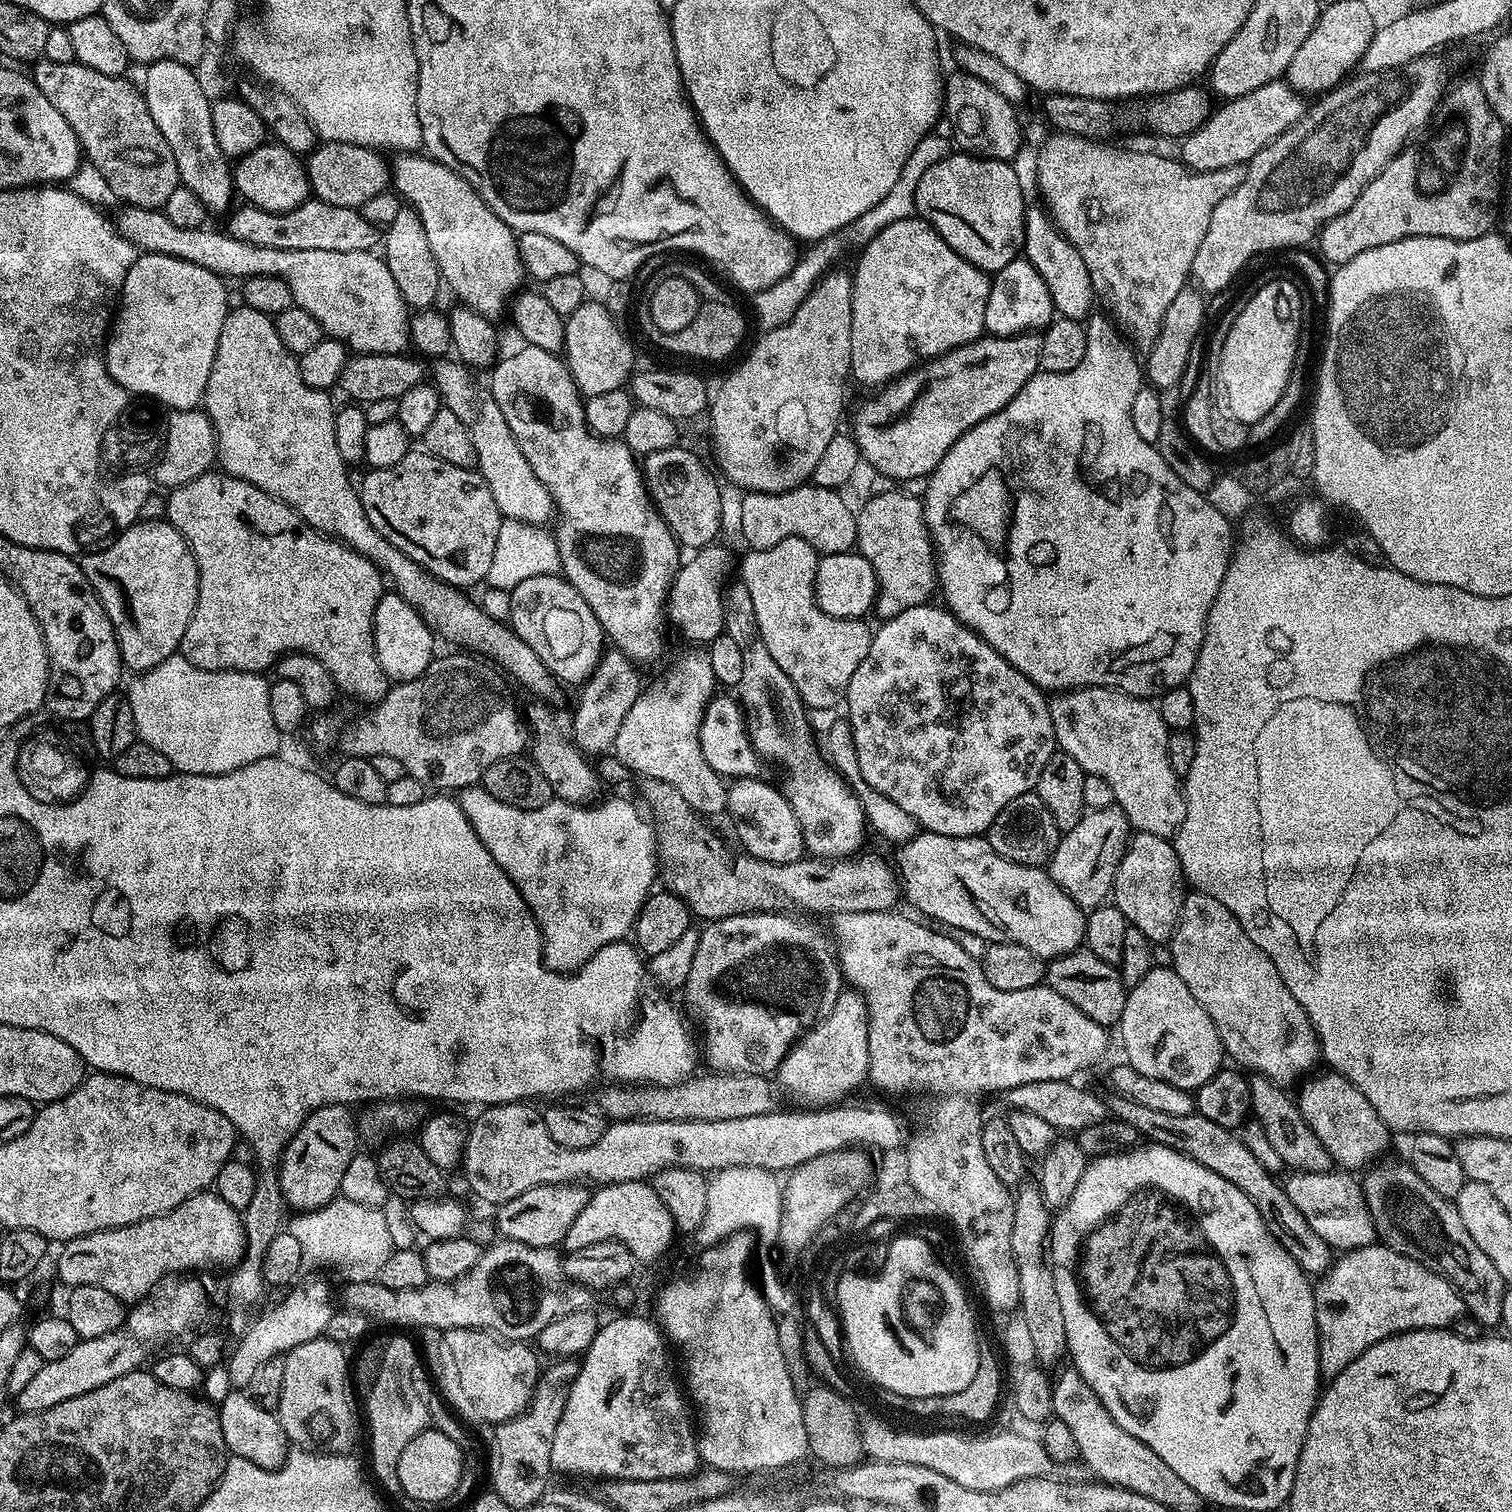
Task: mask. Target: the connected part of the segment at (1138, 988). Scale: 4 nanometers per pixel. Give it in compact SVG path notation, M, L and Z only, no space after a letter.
M1153 966L1146 974L1146 978L1142 978L1142 982L1138 982L1130 989L1118 1031L1120 1031L1120 1040L1124 1043L1124 1052L1128 1055L1125 1056L1128 1065L1146 1078L1158 1078L1179 1088L1189 1090L1200 1088L1215 1072L1220 1071L1226 1060L1220 1035L1210 1014L1202 1010L1198 998L1190 994L1186 982L1182 982L1182 978L1178 978L1178 974L1171 968Z

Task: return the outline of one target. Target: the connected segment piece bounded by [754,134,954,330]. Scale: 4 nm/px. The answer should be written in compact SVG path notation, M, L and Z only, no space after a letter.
M926 135L922 138L922 142L918 142L914 154L910 154L910 158L906 158L906 166L902 166L902 174L898 178L898 182L894 182L894 186L890 186L886 198L882 198L882 202L878 202L878 206L874 206L870 210L866 210L866 214L854 218L854 222L847 228L839 228L826 234L822 239L809 243L807 245L808 253L805 256L803 253L797 259L796 265L790 270L790 274L786 274L786 278L774 282L774 286L766 286L760 292L755 293L756 320L761 324L761 329L777 328L790 322L794 318L798 306L802 306L802 302L820 283L825 273L837 267L836 259L839 258L840 252L854 247L855 244L857 246L866 245L876 237L877 232L886 230L886 226L899 220L910 220L916 216L916 191L922 174L926 174L926 170L930 170L930 166L934 162L942 162L942 158L951 156L954 152L953 141L947 135L944 135L945 137L936 135Z

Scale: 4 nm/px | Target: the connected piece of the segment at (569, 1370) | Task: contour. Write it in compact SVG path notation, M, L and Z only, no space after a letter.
M560 1358L541 1371L536 1381L536 1391L532 1393L532 1402L513 1420L505 1420L495 1425L492 1445L486 1452L486 1476L492 1479L491 1491L502 1498L513 1510L531 1509L533 1504L549 1491L548 1479L554 1476L550 1450L554 1446L554 1430L566 1410L566 1398L580 1373L580 1364L572 1358Z

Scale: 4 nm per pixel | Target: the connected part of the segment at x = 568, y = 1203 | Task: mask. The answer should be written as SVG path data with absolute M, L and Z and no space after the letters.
M576 1182L566 1184L543 1184L537 1188L518 1194L518 1198L508 1200L495 1209L495 1227L505 1240L522 1242L535 1248L556 1248L564 1235L574 1226L574 1218L582 1214L590 1192L587 1187Z

